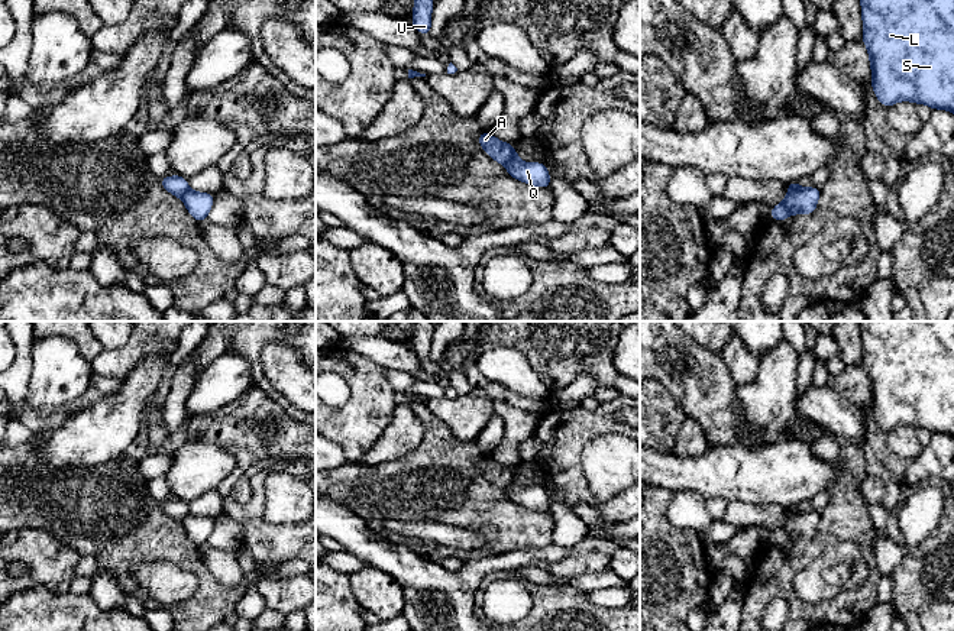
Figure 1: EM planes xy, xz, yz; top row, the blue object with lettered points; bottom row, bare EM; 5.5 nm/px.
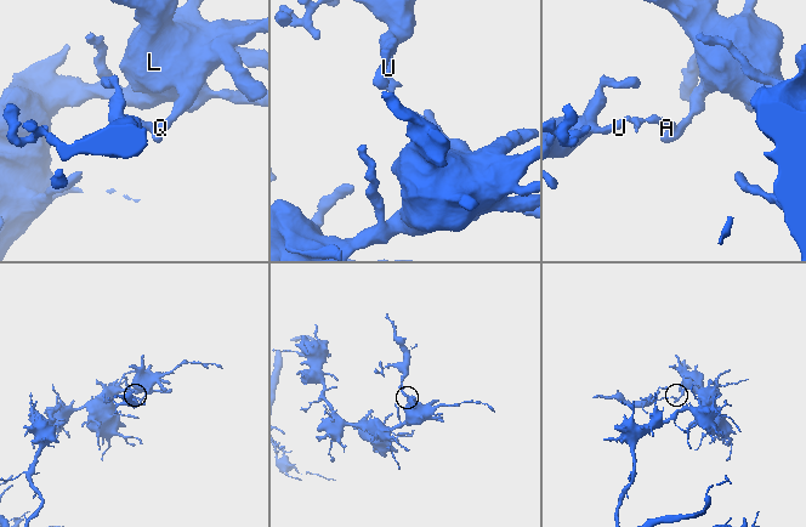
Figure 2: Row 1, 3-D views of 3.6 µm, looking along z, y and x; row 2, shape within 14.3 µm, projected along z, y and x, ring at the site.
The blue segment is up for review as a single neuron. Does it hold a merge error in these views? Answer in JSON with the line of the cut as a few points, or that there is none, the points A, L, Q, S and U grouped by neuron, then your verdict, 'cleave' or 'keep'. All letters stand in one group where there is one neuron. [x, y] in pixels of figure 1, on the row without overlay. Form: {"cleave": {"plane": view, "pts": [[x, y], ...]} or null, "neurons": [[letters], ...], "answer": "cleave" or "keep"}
{"cleave": {"plane": "xz", "pts": [[514, 472], [513, 481], [504, 489]]}, "neurons": [["A", "U"], ["L", "Q", "S"]], "answer": "cleave"}

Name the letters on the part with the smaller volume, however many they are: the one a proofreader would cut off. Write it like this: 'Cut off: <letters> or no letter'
Cut off: A, U

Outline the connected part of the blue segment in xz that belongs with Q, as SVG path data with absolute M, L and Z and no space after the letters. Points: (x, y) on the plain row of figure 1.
M514 472L514 479L511 485L504 489L508 495L508 499L517 505L524 508L540 511L540 512L550 512L552 501L547 495L544 486L521 486L518 478Z

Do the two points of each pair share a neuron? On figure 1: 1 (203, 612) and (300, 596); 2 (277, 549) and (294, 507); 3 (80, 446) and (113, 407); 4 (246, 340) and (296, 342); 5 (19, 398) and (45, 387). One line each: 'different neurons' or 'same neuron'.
1: different neurons
2: different neurons
3: same neuron
4: same neuron
5: different neurons

